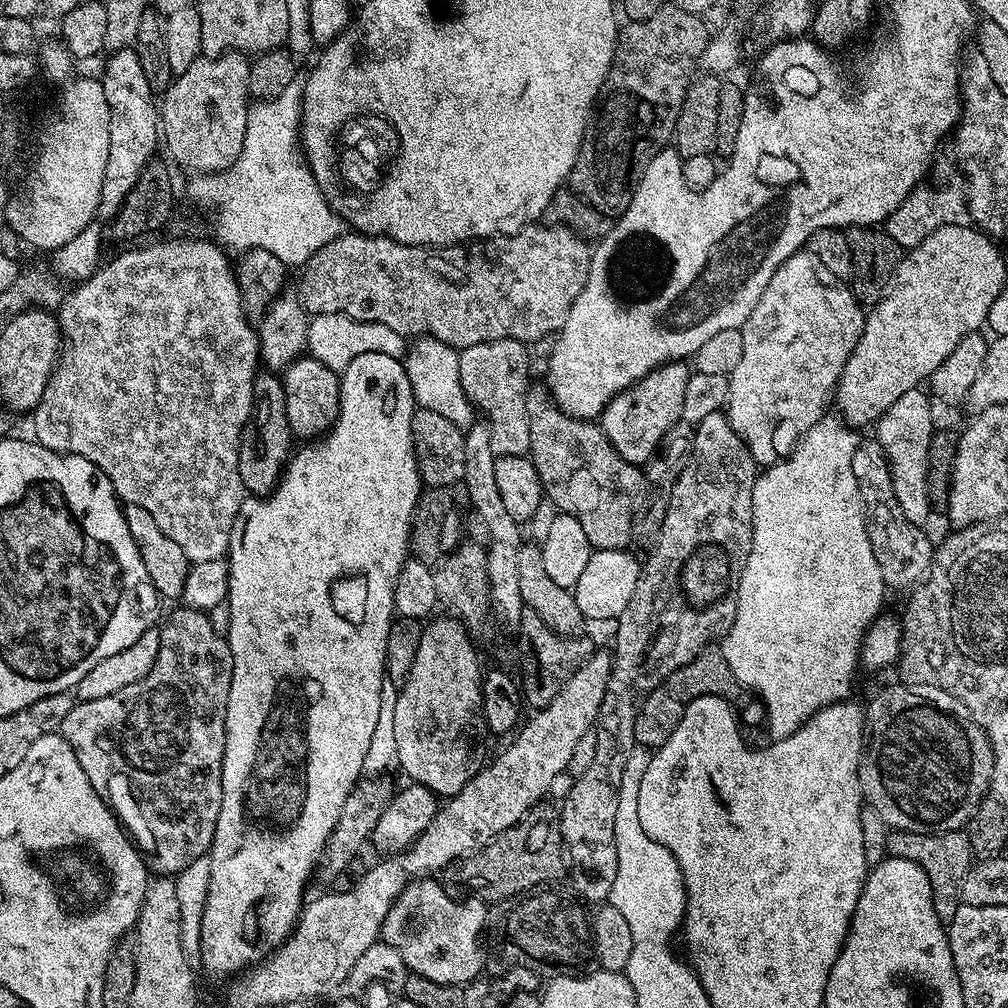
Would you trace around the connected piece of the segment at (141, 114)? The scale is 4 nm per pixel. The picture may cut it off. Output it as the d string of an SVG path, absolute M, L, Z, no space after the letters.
M127 47L115 49L109 56L112 57L104 64L102 83L110 106L110 158L106 158L106 178L98 202L99 219L105 222L116 219L118 210L126 202L126 194L134 190L134 182L138 182L144 167L157 155L156 144L158 148L162 140L158 100L150 82L146 82L138 54Z

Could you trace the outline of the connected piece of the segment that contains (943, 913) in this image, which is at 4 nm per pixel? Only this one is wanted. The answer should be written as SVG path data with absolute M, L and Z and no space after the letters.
M897 828L889 831L887 855L913 860L926 870L926 878L930 878L930 890L934 898L934 910L944 925L950 923L962 903L962 889L974 860L967 831L915 832Z

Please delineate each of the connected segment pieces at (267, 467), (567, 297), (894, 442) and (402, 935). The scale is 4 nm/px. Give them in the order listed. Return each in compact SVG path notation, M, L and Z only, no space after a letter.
M272 370L261 371L253 390L252 413L248 425L242 430L238 446L238 474L244 483L245 493L266 496L284 475L284 465L294 451L294 437L286 418L286 398L281 377Z
M533 222L511 232L508 236L489 236L487 240L470 240L463 244L450 244L446 248L419 248L413 244L403 244L397 240L391 240L388 236L366 236L355 230L345 231L343 236L334 238L320 249L316 250L310 259L302 264L304 273L300 276L300 292L298 299L305 312L312 316L322 314L342 314L364 324L381 324L390 330L394 330L402 338L417 338L432 336L457 350L478 346L478 342L490 342L491 340L540 340L543 336L551 337L559 333L560 327L566 322L566 314L570 314L570 306L574 298L582 290L582 286L588 277L588 267L592 261L592 248L589 241L579 232L573 232L571 228L563 224L547 224Z
M920 388L910 390L902 394L902 398L898 398L898 402L886 410L886 414L880 416L874 428L875 439L880 441L888 456L888 465L894 478L894 498L898 498L898 506L902 506L906 518L921 526L927 525L928 516L933 515L930 498L926 494L930 438L934 431L931 403L933 401L927 391Z
M414 878L404 889L398 894L396 901L390 906L390 910L386 914L384 924L380 927L380 935L383 943L394 946L394 950L398 950L398 954L402 954L402 962L408 967L409 973L421 976L422 978L430 978L434 982L442 982L443 984L455 984L463 986L470 981L477 979L481 975L480 967L484 964L484 952L480 949L480 936L485 935L485 920L487 918L488 909L486 909L484 901L479 898L470 898L472 900L455 900L442 885L436 881L436 878Z

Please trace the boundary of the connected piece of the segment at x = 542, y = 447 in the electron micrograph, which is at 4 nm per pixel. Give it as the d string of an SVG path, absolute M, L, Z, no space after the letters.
M529 387L526 398L526 414L530 418L530 459L540 479L543 495L557 504L560 512L578 518L582 531L594 550L627 549L628 543L634 540L634 513L636 495L640 487L645 487L646 476L637 465L626 462L614 450L614 446L600 429L599 423L590 420L579 420L567 414L552 403L547 387Z

